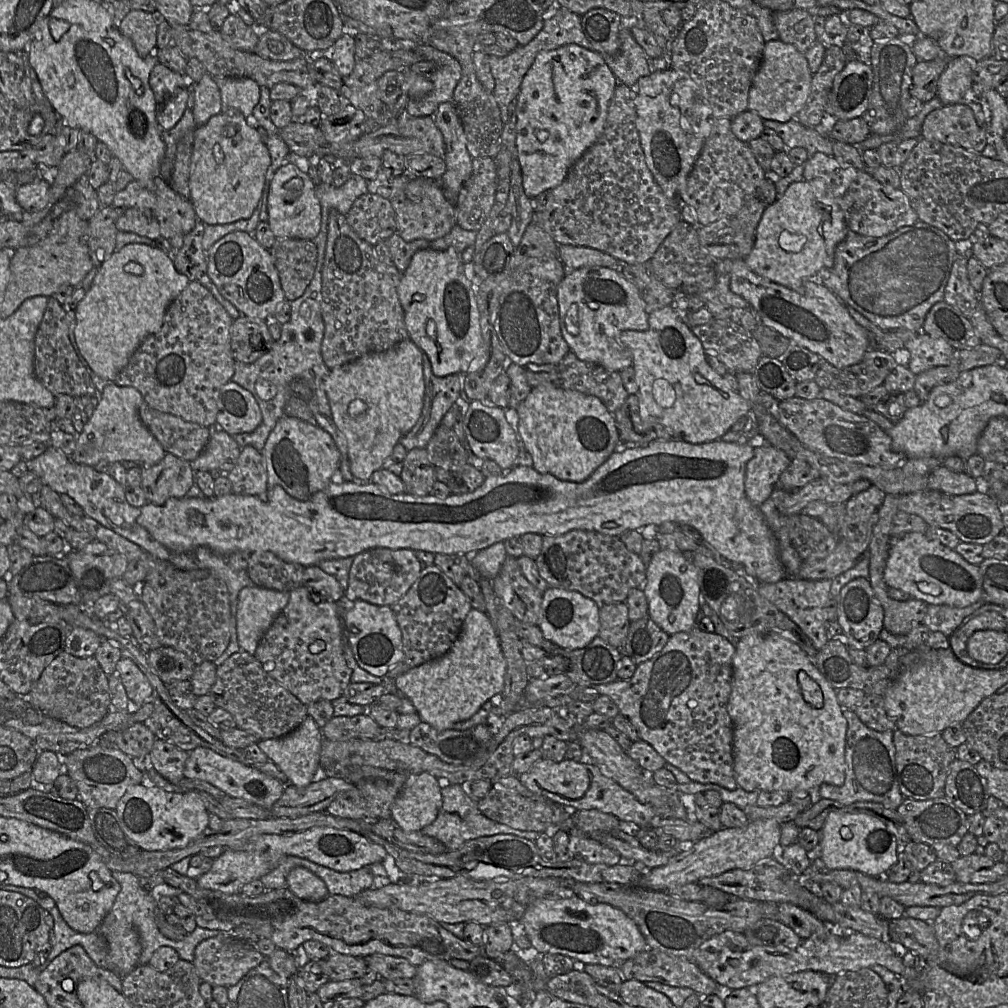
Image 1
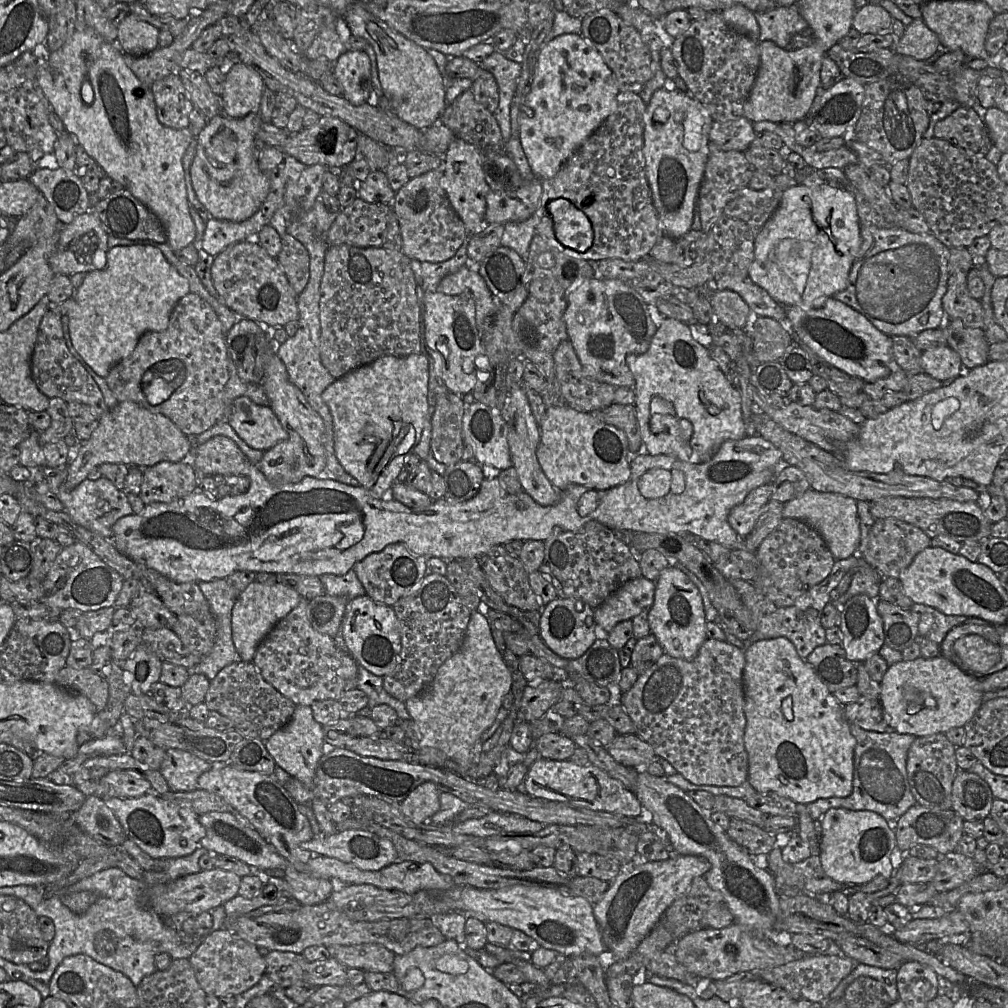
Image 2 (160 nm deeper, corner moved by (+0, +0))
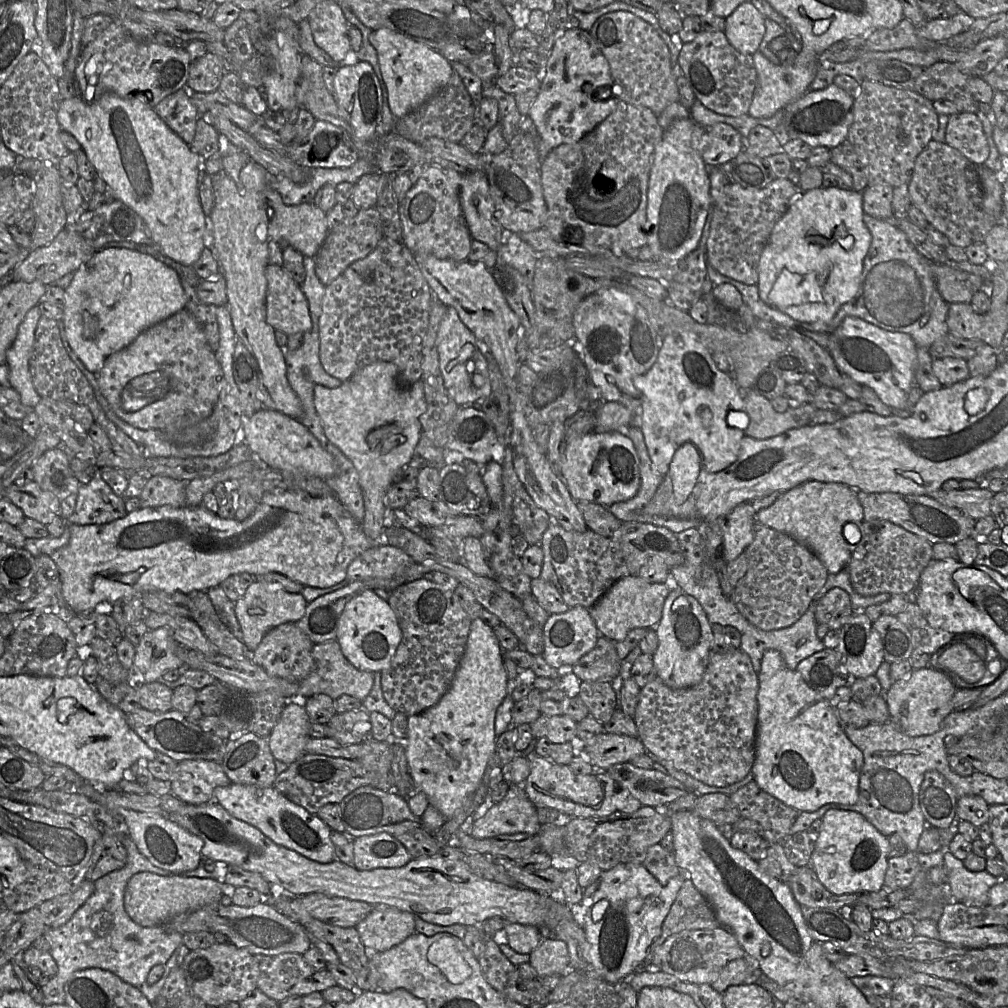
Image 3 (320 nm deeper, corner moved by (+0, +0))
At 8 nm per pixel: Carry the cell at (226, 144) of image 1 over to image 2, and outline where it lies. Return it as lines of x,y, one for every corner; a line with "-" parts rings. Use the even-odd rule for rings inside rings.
259,113
242,118
218,115
197,136
197,149
190,168
193,189
215,219
240,222
259,209
269,193
270,182
253,154
256,133
263,124

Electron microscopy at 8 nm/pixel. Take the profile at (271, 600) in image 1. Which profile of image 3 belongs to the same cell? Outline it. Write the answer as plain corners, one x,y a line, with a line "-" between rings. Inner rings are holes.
253,582
235,602
235,615
241,627
243,643
253,653
269,630
283,623
298,621
304,615
306,605
307,601
300,593
288,592
280,584

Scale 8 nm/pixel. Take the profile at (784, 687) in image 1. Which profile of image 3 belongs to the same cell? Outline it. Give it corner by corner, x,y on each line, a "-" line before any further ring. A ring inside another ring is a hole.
777,650
763,654
758,673
756,755
751,772
760,789
798,812
814,812
826,804
855,804
859,797
862,751
847,737
829,701
811,689
796,670
785,665

